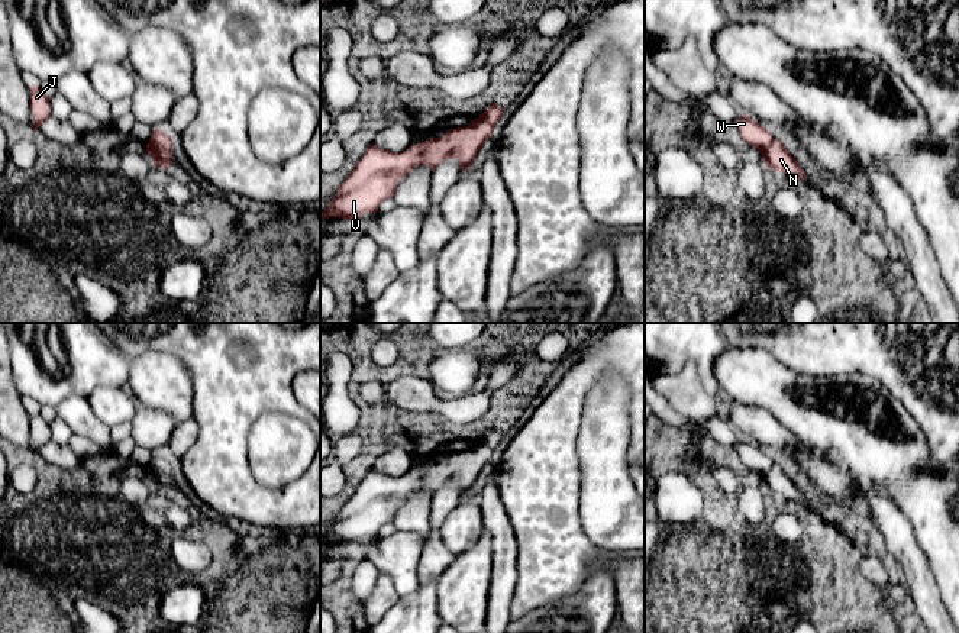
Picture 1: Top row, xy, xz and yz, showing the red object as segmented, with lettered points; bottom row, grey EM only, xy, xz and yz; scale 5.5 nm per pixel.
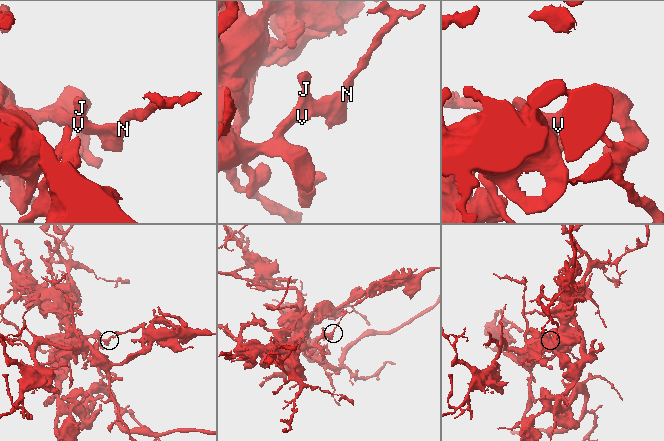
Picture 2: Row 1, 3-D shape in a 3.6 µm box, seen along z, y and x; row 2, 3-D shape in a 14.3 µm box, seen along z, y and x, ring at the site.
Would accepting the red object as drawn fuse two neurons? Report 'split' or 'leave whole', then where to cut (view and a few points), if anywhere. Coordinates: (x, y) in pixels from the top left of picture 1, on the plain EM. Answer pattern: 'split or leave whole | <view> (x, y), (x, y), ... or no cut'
split | xy (149, 467), (165, 472), (171, 478)

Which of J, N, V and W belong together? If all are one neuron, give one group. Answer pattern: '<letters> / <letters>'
J N V / W

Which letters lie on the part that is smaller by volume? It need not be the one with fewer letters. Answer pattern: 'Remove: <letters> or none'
Remove: W

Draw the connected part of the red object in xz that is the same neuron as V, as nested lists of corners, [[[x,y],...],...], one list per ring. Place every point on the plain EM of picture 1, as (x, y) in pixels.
[[[474,443],[465,452],[449,453],[442,462],[429,462],[411,468],[403,477],[390,477],[369,469],[355,492],[338,511],[335,521],[324,532],[320,545],[340,542],[353,548],[367,537],[393,523],[398,507],[419,490],[432,495],[442,487],[455,482],[462,497],[471,491],[481,469],[490,462],[494,449]]]

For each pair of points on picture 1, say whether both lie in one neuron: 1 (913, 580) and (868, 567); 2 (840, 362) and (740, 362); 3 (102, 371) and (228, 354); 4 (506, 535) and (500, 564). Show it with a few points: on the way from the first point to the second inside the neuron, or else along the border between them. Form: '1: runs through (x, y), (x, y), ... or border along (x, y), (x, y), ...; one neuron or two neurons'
1: border along (881, 554), (895, 574); two neurons
2: border along (749, 346), (767, 349), (790, 368), (811, 375); two neurons
3: border along (107, 338), (129, 359); two neurons
4: runs through (504, 542), (504, 556); one neuron

